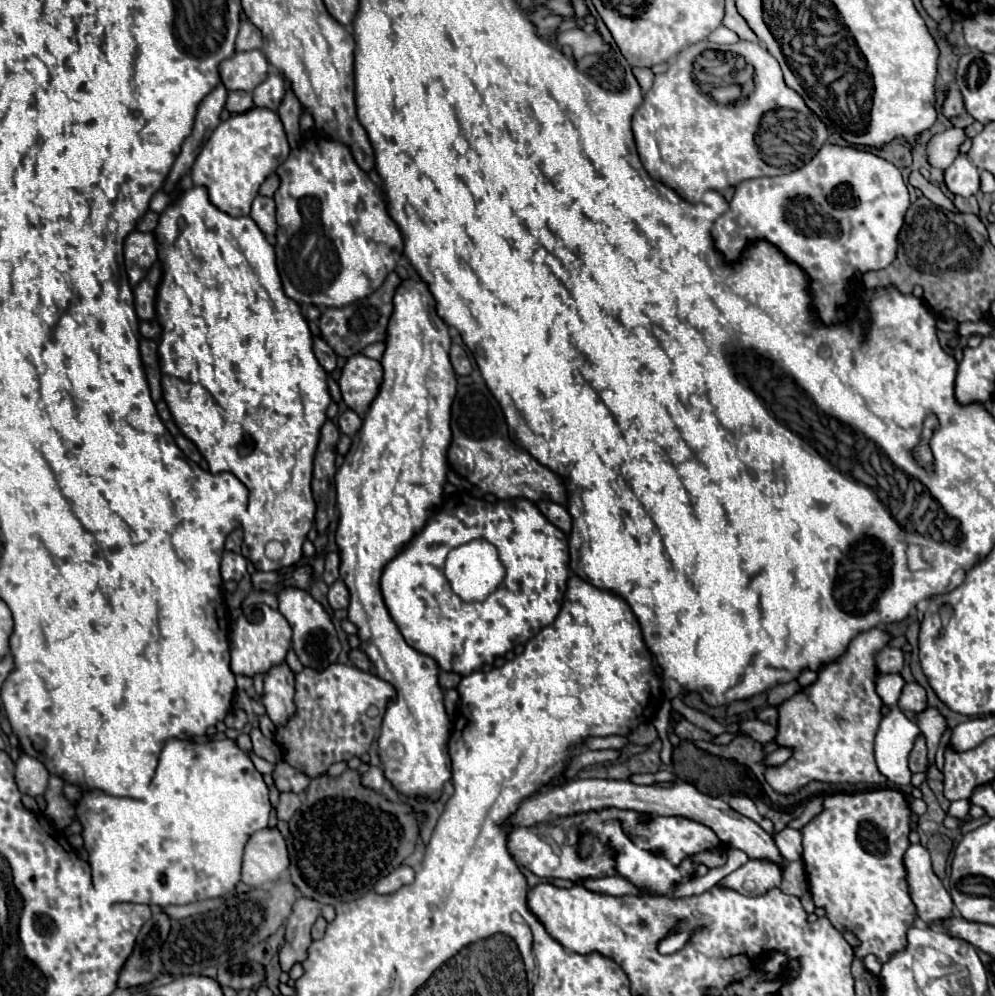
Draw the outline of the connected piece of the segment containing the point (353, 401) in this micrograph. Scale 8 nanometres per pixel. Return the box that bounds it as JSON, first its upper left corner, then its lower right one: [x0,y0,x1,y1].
[339,354,383,418]

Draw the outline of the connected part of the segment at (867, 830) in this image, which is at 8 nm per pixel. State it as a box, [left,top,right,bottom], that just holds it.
[801,788,917,964]

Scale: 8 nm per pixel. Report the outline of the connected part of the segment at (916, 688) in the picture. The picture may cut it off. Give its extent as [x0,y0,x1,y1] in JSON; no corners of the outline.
[897,682,925,710]

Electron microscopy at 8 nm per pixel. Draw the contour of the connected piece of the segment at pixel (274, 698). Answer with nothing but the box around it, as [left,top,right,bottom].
[261,662,295,726]

